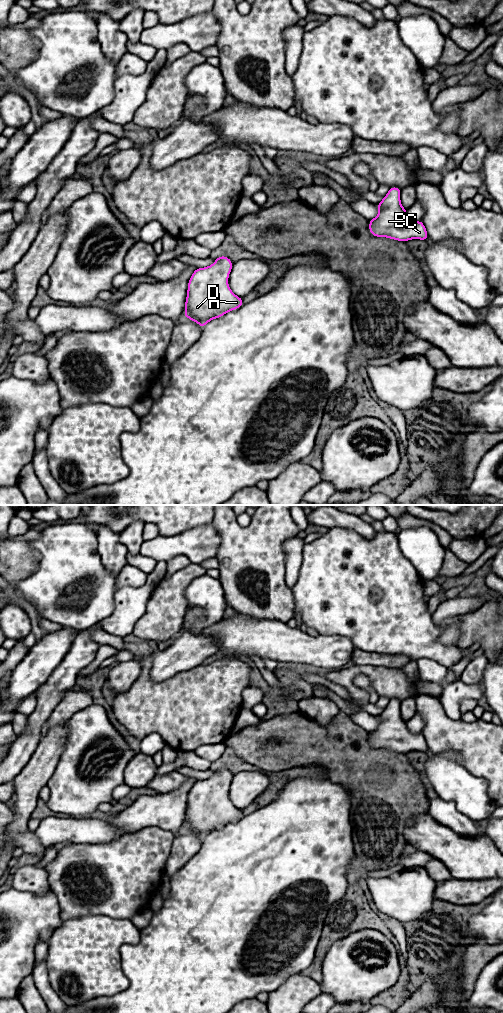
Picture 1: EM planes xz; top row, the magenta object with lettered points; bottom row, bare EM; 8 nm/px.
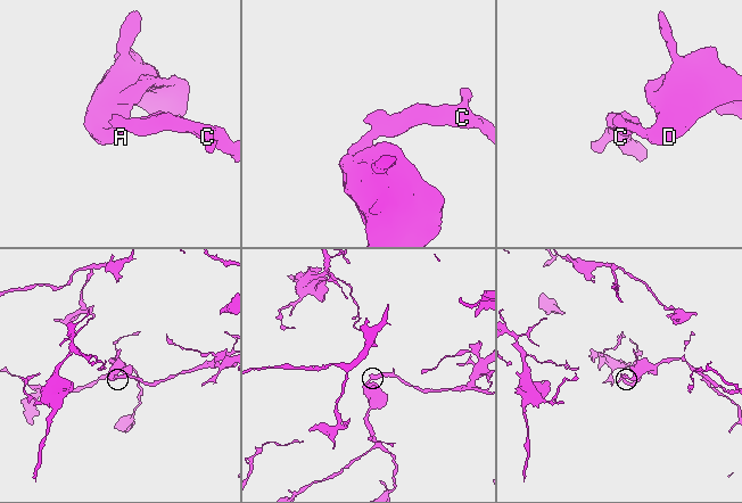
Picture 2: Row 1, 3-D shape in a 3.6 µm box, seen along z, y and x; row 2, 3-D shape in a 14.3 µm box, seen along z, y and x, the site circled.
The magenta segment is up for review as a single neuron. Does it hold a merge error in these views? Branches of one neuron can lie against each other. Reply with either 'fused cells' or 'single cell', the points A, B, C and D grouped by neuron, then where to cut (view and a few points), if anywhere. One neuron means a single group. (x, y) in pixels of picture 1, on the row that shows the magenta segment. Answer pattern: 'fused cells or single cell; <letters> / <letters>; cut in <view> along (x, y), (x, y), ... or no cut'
single cell; A B C D; no cut

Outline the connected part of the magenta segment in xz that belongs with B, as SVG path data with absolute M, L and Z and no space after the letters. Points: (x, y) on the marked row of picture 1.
M391 187L381 202L377 204L378 215L369 221L369 231L376 237L387 237L397 241L411 239L426 240L428 233L422 221L411 220L401 205L398 187Z

